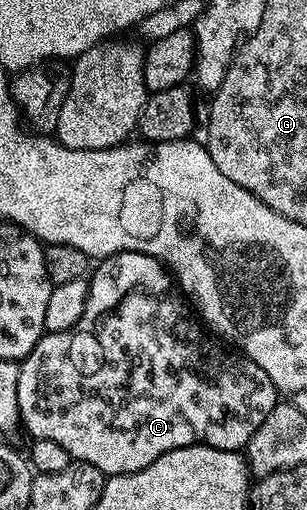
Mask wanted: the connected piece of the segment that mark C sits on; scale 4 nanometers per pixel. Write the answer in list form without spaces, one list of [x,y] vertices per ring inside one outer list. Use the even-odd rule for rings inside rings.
[[[123,250],[120,254],[104,258],[94,267],[90,275],[87,307],[81,320],[77,320],[77,324],[73,324],[67,330],[52,334],[44,333],[38,344],[29,351],[26,358],[22,359],[19,367],[19,416],[22,429],[28,430],[32,439],[44,438],[61,444],[61,448],[65,448],[65,452],[69,452],[74,461],[93,464],[93,468],[97,468],[104,476],[132,474],[153,464],[153,460],[157,460],[165,452],[173,452],[177,448],[186,446],[202,444],[218,450],[242,451],[275,407],[277,391],[273,380],[265,376],[265,368],[257,368],[257,364],[253,364],[253,360],[249,360],[242,352],[236,352],[222,341],[219,343],[214,340],[219,341],[208,333],[204,323],[193,313],[188,299],[179,289],[167,267],[153,255]]]

